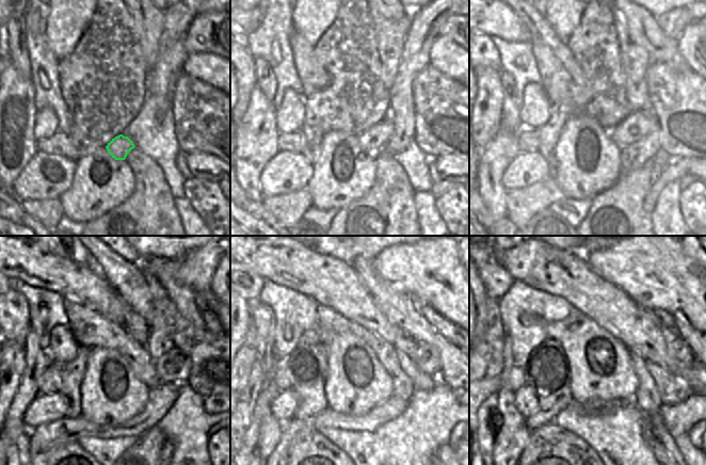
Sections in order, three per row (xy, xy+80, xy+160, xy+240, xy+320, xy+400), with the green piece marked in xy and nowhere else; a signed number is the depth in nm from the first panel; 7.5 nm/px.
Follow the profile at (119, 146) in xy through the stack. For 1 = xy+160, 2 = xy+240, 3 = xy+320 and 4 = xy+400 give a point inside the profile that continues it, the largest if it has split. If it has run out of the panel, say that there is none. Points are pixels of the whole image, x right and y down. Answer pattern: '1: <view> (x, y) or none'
1: xy+160 (639, 124)
2: xy+240 (173, 367)
3: xy+320 (428, 359)
4: xy+400 (676, 348)

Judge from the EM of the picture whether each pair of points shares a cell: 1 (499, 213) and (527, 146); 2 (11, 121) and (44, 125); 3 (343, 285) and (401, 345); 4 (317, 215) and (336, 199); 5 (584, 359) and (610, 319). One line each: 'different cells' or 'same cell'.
1: different cells
2: different cells
3: different cells
4: different cells
5: different cells

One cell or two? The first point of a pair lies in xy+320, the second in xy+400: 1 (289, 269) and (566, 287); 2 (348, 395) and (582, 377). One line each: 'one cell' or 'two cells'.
1: one cell
2: one cell

